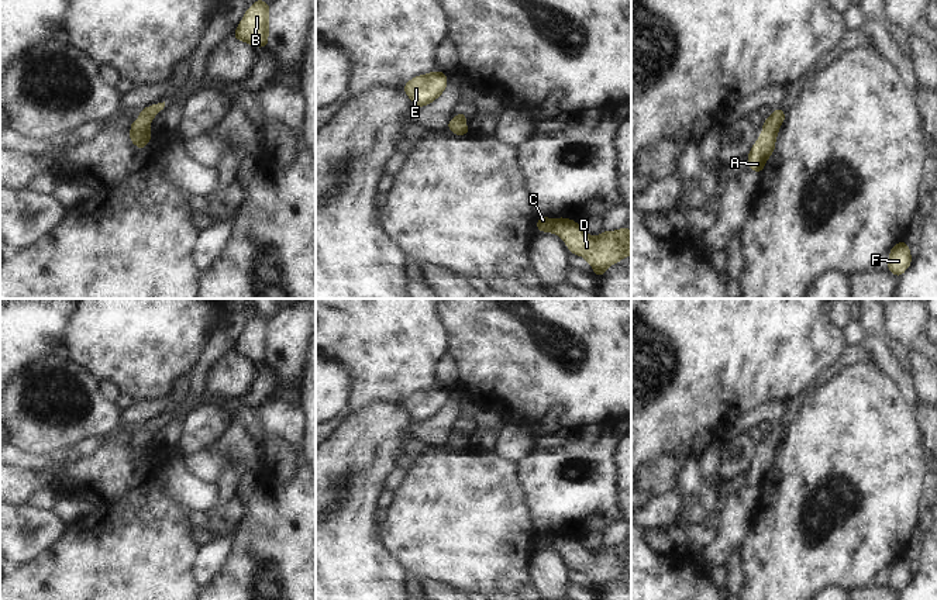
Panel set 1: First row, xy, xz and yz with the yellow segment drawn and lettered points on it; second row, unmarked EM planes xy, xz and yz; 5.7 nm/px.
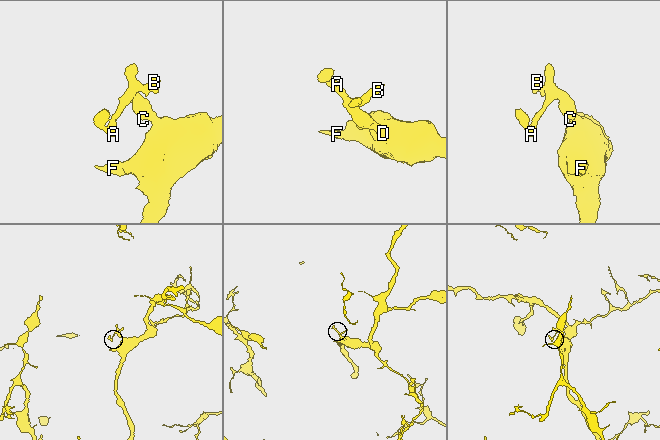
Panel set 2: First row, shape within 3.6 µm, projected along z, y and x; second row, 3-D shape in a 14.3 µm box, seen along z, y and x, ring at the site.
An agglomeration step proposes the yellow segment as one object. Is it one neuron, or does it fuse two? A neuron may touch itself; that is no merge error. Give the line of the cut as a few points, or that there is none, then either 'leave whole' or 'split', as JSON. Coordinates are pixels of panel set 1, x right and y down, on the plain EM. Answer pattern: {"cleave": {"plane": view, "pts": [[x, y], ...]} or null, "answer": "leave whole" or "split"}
{"cleave": null, "answer": "leave whole"}

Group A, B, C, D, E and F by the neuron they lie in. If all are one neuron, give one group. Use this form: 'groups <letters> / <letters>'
groups A B C D E F

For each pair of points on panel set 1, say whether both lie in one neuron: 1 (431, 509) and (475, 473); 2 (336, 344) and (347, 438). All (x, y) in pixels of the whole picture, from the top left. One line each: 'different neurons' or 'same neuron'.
1: same neuron
2: different neurons

